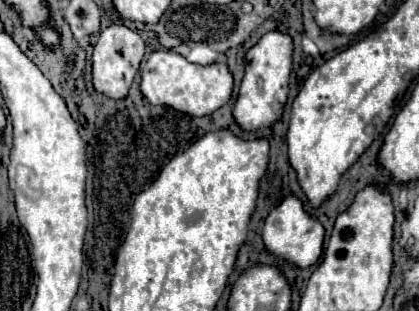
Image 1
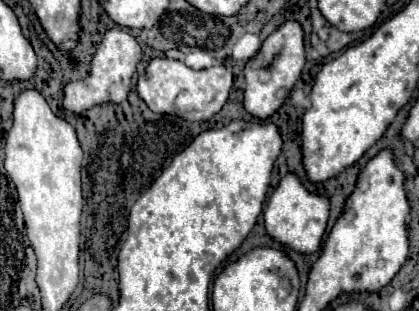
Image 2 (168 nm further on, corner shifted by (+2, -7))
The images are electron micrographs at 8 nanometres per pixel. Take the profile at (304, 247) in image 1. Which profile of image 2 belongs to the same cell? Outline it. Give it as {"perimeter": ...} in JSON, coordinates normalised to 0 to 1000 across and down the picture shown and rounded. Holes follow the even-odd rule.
{"perimeter":[[[687,553],[668,579],[663,605],[654,611],[654,624],[644,630],[644,643],[630,669],[640,752],[654,759],[659,772],[668,772],[673,785],[692,791],[706,810],[754,810],[759,804],[773,740],[778,740],[783,688],[788,688],[788,643],[768,624],[735,617],[726,605],[726,592],[711,579],[711,566],[702,566],[697,553]]]}

